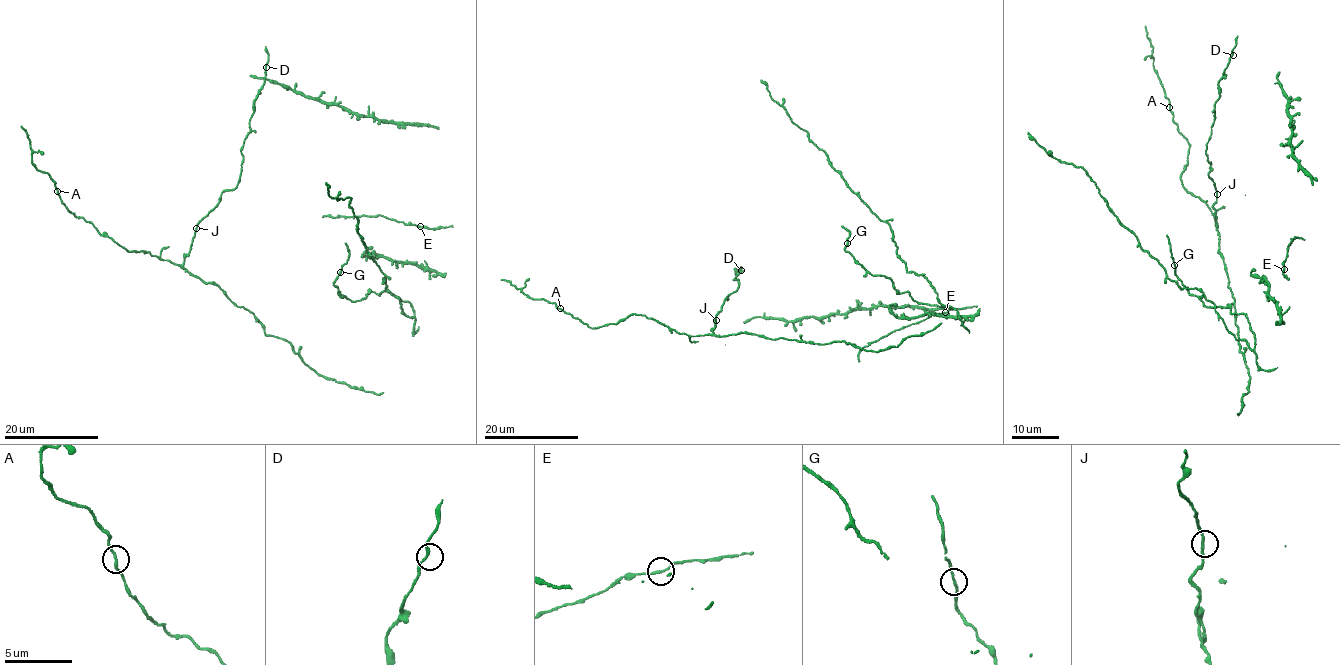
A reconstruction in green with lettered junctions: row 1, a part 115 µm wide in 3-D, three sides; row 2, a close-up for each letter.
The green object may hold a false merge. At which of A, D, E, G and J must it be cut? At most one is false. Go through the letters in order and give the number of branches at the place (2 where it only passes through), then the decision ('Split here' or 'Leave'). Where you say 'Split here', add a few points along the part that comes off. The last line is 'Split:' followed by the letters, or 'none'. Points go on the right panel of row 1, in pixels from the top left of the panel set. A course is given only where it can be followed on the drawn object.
A: Branches: 2. Leave
D: Branches: 2. Leave
E: Branches: 2. Leave
G: Branches: 2. Leave
J: Branches: 2. Leave
Split: none

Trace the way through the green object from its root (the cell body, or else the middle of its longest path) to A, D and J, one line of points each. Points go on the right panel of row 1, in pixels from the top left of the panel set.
A: (1235, 304), (1218, 251), (1215, 218), (1208, 205), (1183, 187), (1180, 176), (1189, 146), (1169, 107)
D: (1235, 304), (1218, 251), (1212, 206), (1217, 193), (1205, 152), (1219, 80), (1233, 55)
J: (1235, 304), (1227, 286), (1226, 265), (1218, 251), (1219, 237), (1212, 206), (1217, 194)

